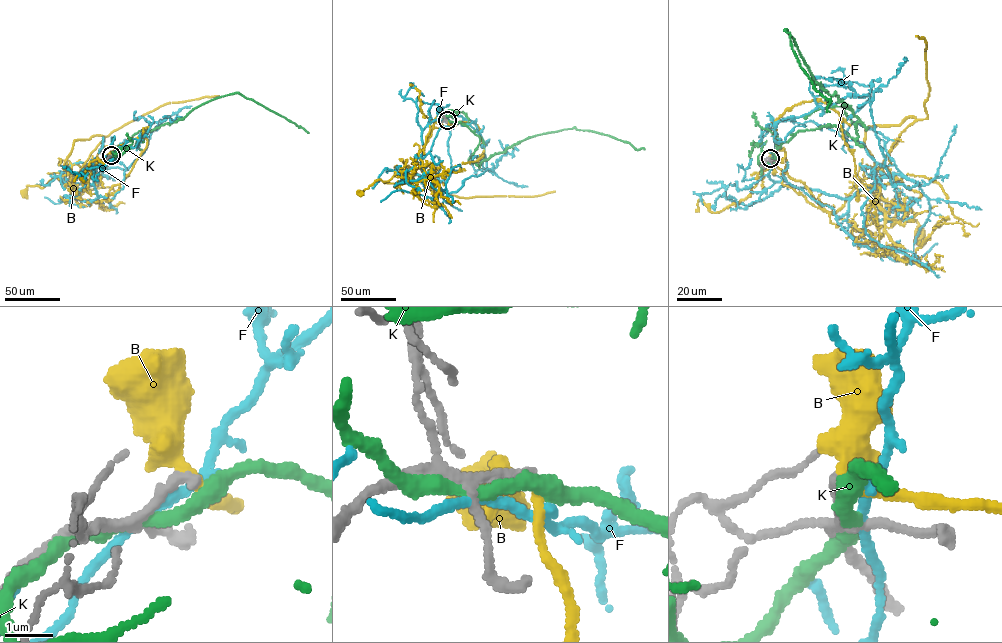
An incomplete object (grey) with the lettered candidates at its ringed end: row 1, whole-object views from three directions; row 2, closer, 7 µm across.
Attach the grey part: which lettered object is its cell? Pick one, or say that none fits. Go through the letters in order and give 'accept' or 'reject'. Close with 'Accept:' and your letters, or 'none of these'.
B: reject
F: reject
K: reject
Accept: none of these

